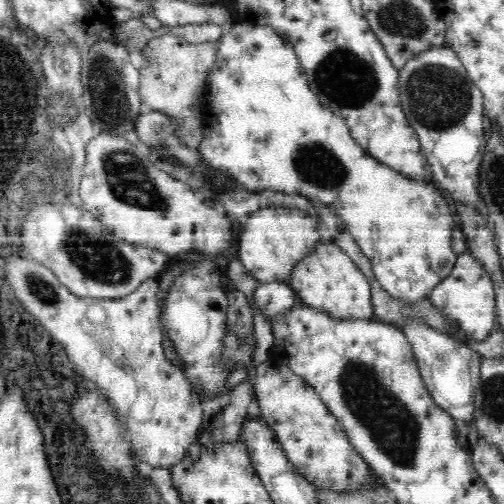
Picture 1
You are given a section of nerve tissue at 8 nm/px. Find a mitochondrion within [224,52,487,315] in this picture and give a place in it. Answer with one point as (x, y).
(435, 102)

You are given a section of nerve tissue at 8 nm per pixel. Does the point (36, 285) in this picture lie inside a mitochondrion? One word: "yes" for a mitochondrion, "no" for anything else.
yes

